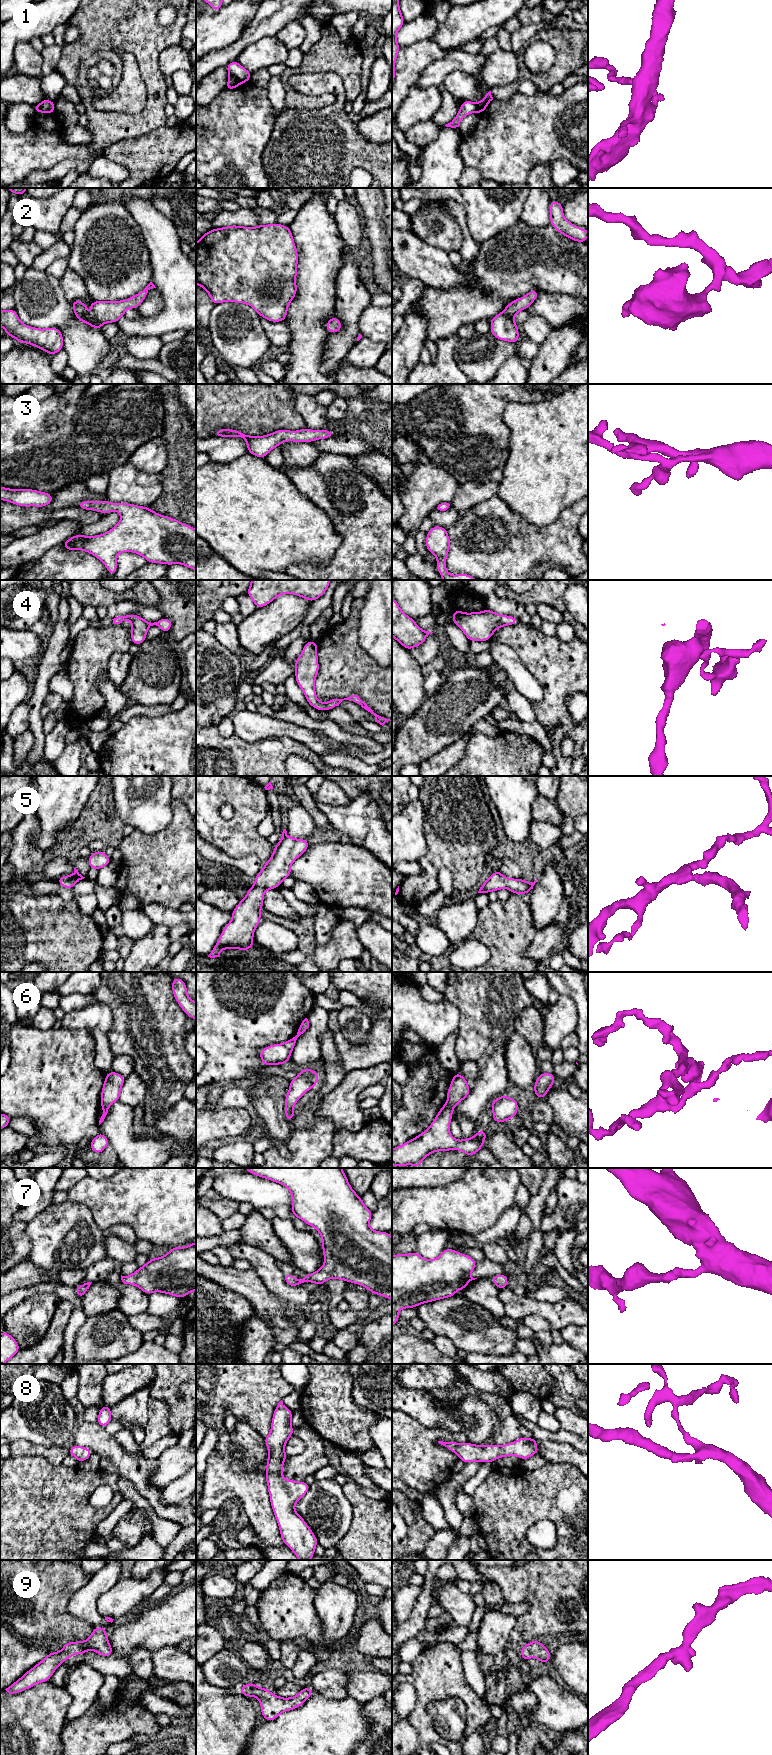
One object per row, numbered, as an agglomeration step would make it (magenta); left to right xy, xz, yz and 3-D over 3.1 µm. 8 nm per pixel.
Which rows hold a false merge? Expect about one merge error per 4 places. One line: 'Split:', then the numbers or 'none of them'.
Split: 1

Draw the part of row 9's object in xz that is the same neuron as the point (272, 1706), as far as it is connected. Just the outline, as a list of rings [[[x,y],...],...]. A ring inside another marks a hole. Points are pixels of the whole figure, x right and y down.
[[[252,1682],[240,1687],[239,1691],[246,1697],[252,1696],[259,1699],[261,1714],[266,1721],[273,1721],[281,1713],[302,1706],[314,1692],[310,1687],[304,1687],[296,1696],[282,1698],[273,1694],[268,1689],[256,1686]]]

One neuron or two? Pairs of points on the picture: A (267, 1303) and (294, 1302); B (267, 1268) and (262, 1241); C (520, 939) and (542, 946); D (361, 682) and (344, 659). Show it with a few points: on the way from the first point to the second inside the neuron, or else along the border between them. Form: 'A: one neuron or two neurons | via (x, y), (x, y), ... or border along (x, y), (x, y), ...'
A: two neurons | border along (266, 1287), (285, 1304), (285, 1317), (291, 1324)
B: two neurons | border along (242, 1241), (264, 1250), (276, 1260)
C: two neurons | border along (537, 930), (531, 945), (524, 953), (535, 961)
D: one neuron | via (357, 676), (346, 665)

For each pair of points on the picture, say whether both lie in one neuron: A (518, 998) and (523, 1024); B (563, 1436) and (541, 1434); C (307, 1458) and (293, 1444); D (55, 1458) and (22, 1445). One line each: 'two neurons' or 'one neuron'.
A: two neurons
B: one neuron
C: two neurons
D: one neuron

